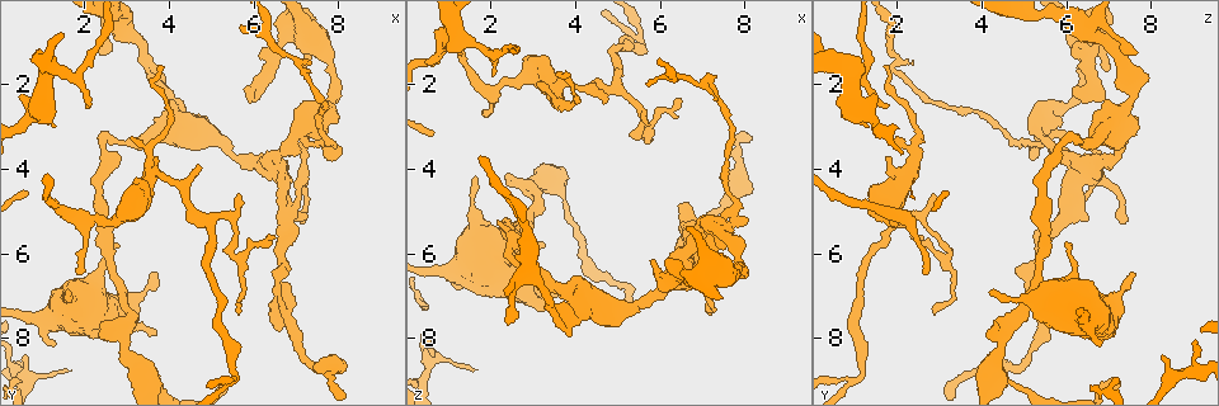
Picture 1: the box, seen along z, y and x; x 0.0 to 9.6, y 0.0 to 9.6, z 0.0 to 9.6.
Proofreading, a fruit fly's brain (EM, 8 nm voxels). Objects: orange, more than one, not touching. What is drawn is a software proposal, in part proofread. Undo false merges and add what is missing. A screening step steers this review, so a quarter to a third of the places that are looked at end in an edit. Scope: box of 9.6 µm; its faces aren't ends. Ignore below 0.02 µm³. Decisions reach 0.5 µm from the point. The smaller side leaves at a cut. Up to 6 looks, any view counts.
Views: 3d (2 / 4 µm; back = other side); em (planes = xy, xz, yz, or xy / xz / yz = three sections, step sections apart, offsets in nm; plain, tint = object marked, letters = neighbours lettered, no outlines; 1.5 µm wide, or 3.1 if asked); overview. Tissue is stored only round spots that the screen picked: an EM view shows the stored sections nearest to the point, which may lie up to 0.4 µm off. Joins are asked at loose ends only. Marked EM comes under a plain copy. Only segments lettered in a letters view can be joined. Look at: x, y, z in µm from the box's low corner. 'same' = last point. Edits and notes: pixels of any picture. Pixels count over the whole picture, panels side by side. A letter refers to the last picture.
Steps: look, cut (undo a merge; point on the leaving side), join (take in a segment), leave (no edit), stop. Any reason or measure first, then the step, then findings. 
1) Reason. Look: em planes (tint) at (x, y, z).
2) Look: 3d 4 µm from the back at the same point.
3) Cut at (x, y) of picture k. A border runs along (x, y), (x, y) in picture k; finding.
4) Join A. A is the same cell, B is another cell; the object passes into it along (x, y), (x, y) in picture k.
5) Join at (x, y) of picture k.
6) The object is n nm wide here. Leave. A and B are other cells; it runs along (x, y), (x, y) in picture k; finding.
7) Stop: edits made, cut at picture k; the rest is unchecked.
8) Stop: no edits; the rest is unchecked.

Look: em planes (letters) at (3.25, 7.55, 5.80).

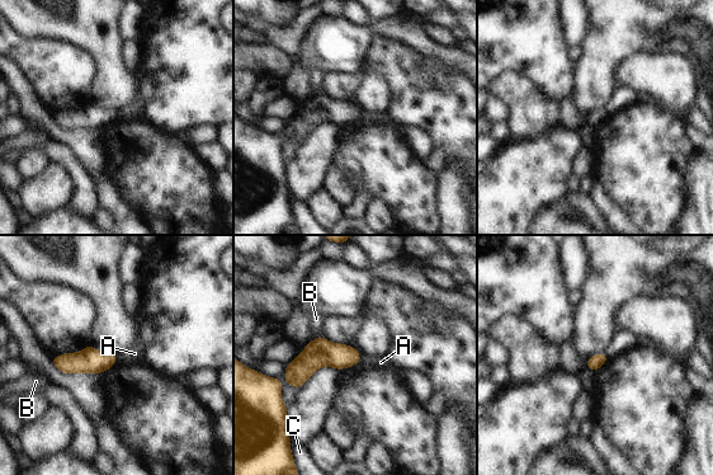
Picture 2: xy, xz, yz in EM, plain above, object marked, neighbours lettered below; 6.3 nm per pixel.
Leave. A, B and C are other cells; no lettered segment goes on from it.

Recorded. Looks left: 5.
Tapers out. Look: 3d 4 µm at (2.35, 1.25, 7.65).

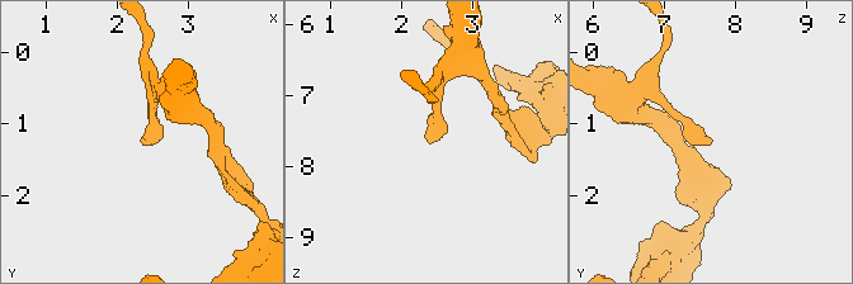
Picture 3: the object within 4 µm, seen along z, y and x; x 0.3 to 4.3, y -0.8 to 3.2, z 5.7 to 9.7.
Look: em planes (letters) at (2.40, 1.35, 7.60).

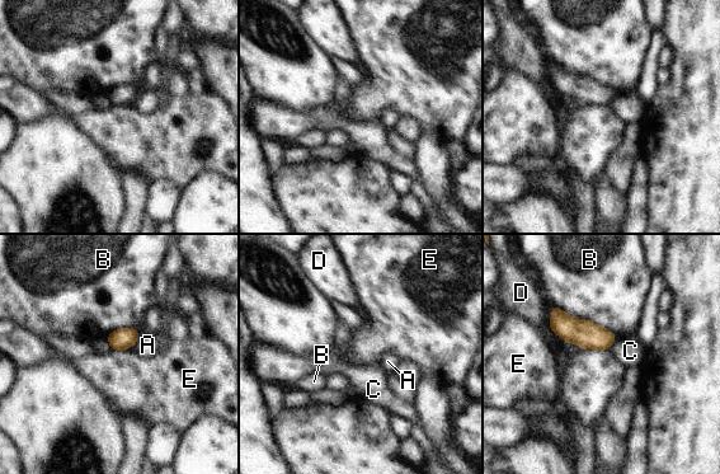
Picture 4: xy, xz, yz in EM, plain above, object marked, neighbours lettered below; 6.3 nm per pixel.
The object is 140 nm wide here. Leave. A, B, C, D and E are other cells; a border runs along (582, 347), (607, 350) in picture 4; no lettered segment goes on from it.

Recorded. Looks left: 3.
A narrow waist. Look: em planes (letters) at (7.55, 2.65, 3.70).

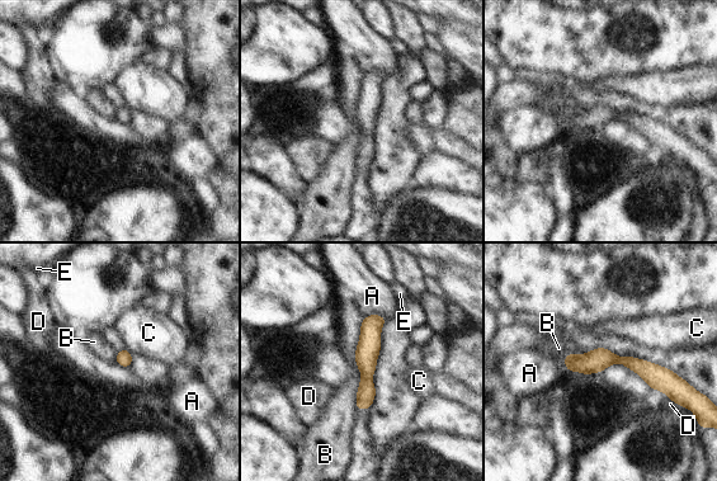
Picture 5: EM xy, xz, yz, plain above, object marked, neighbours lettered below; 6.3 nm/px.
Leave. A, B, C, D and E are other cells; a border runs along (363, 319), (355, 352), (357, 367) in picture 5; continuous, no second cell.

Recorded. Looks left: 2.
Stop: no edits; the rest is unchecked.

